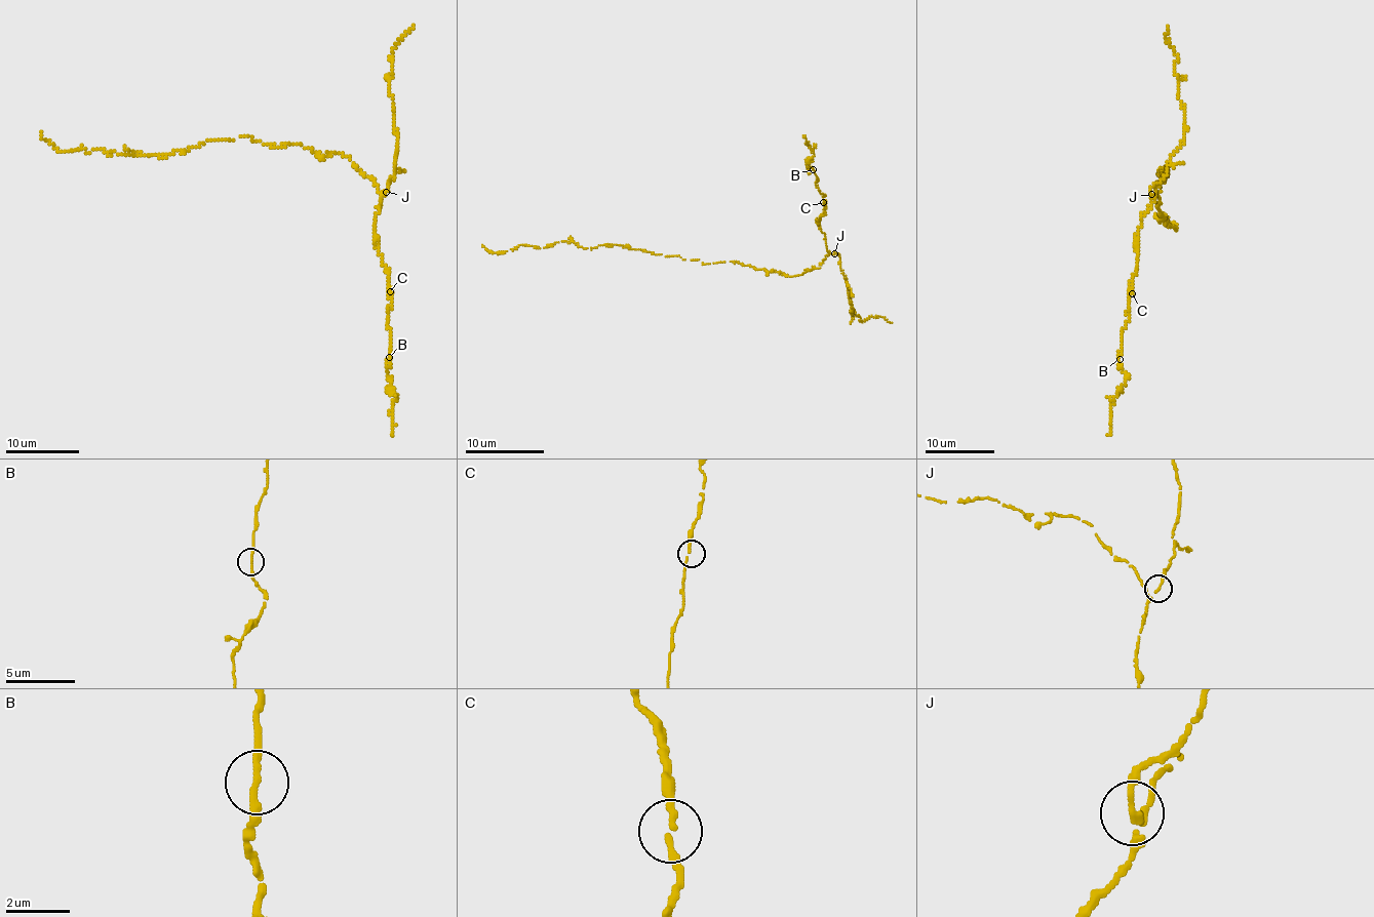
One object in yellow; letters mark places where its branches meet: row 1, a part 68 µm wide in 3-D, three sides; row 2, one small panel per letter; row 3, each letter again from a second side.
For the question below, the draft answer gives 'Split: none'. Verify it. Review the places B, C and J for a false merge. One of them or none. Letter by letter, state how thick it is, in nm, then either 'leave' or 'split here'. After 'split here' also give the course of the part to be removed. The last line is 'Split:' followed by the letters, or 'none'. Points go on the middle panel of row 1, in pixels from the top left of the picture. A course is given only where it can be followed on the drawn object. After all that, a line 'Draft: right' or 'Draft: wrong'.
B: 200 nm | leave
C: 200 nm | leave
J: 180 nm | leave
Split: none
Draft: right

